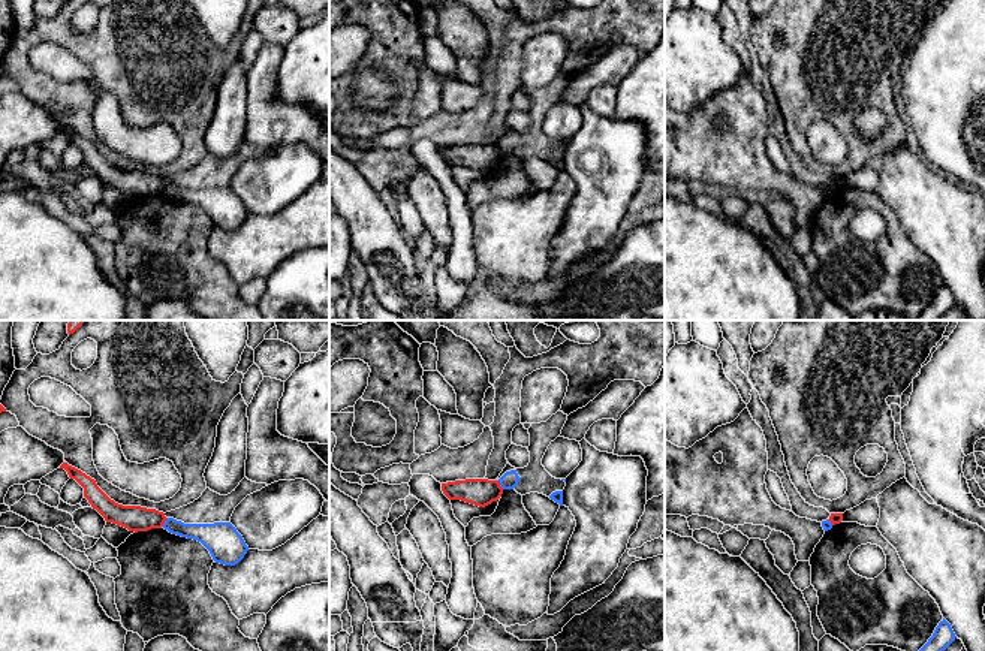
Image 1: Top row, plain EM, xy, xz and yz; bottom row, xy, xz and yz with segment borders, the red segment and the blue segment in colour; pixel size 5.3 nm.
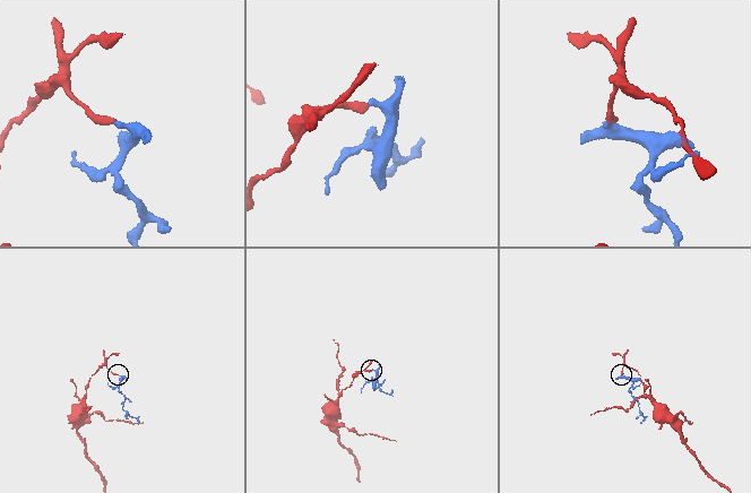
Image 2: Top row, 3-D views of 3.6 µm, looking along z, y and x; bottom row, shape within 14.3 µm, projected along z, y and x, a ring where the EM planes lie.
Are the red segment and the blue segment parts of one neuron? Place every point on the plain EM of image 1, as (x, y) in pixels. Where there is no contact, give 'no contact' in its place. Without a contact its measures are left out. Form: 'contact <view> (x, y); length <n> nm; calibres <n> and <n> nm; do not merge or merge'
contact xy (163, 187); length 60 nm; calibres 140 and 120 nm; do not merge

